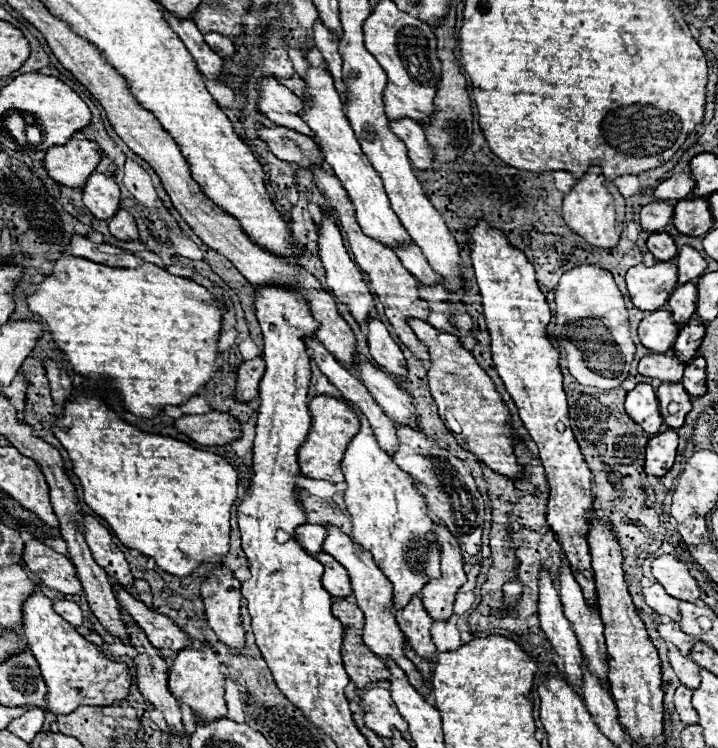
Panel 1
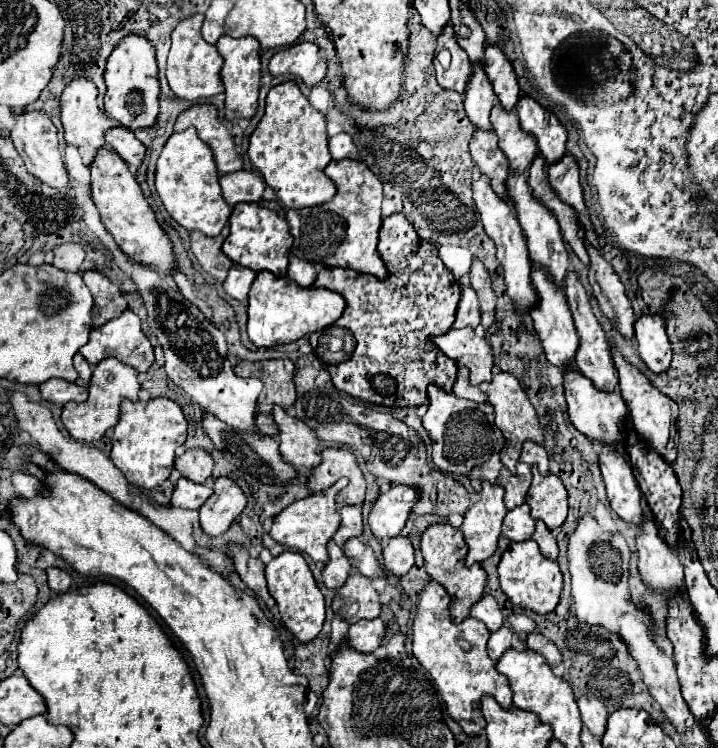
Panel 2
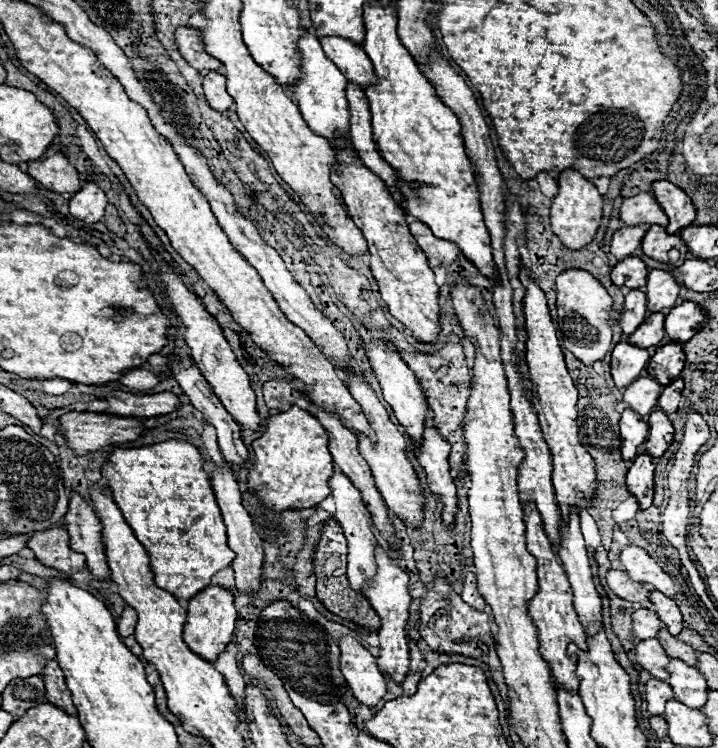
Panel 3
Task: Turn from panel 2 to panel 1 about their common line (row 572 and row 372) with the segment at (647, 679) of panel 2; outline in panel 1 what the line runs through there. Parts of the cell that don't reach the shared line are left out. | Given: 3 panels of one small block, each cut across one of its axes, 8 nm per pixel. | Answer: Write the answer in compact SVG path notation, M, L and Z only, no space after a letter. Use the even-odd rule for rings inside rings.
M582 264L568 270L556 288L556 326L550 342L566 352L568 370L582 386L612 390L628 378L636 346L628 334L628 310L612 274L598 266Z

